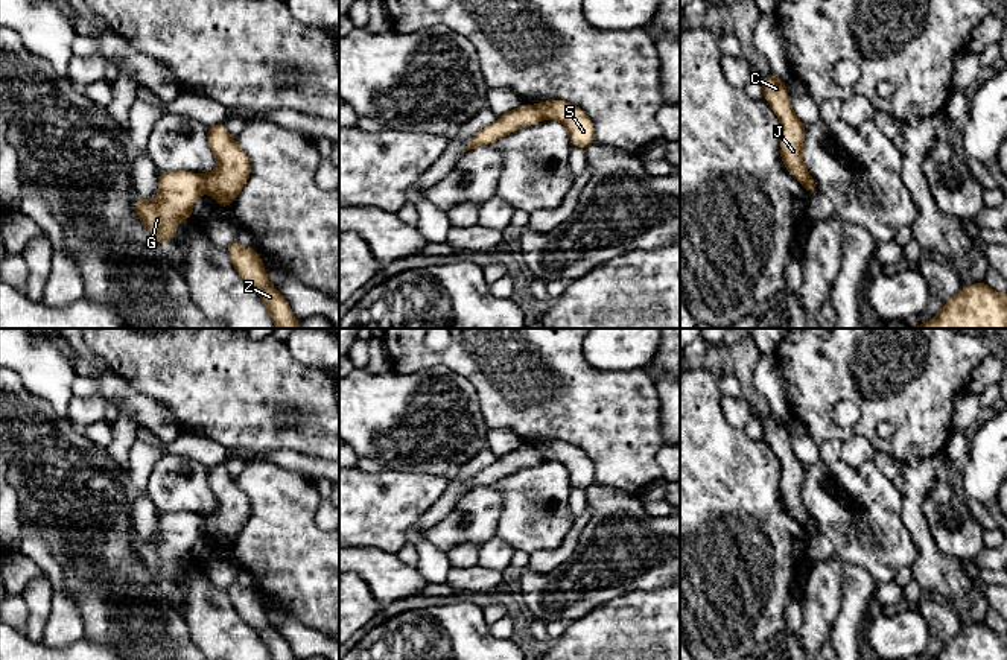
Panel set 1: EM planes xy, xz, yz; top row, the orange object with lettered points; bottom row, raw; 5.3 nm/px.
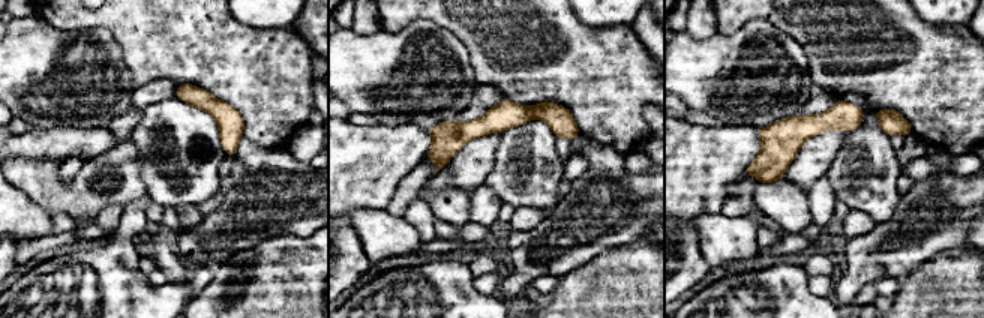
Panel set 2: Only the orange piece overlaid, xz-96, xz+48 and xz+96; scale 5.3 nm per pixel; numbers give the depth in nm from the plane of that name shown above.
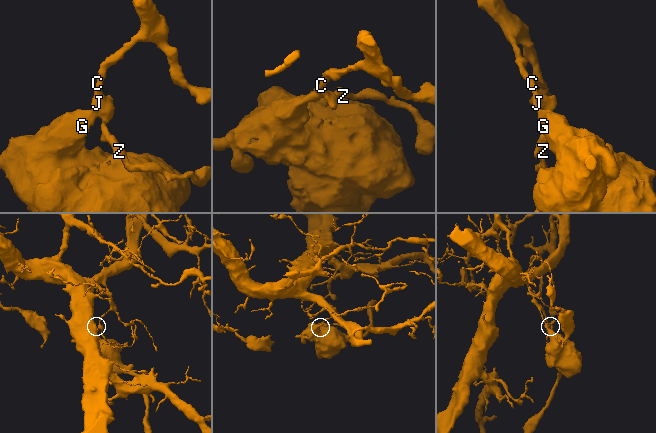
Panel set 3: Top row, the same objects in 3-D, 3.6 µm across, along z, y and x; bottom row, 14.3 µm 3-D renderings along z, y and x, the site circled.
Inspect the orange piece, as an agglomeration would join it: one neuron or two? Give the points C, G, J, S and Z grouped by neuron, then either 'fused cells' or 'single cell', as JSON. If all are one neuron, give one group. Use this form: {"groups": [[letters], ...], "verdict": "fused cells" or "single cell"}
{"groups": [["C", "J", "S", "Z"], ["G"]], "verdict": "fused cells"}

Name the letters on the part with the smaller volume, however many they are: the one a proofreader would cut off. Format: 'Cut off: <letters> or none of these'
Cut off: G

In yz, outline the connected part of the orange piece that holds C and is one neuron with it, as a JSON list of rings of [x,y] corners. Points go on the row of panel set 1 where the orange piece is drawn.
[[[770,75],[761,79],[764,97],[771,105],[780,120],[780,155],[786,170],[808,189],[809,172],[802,158],[802,146],[805,140],[805,125],[797,119],[789,103],[785,82]]]

